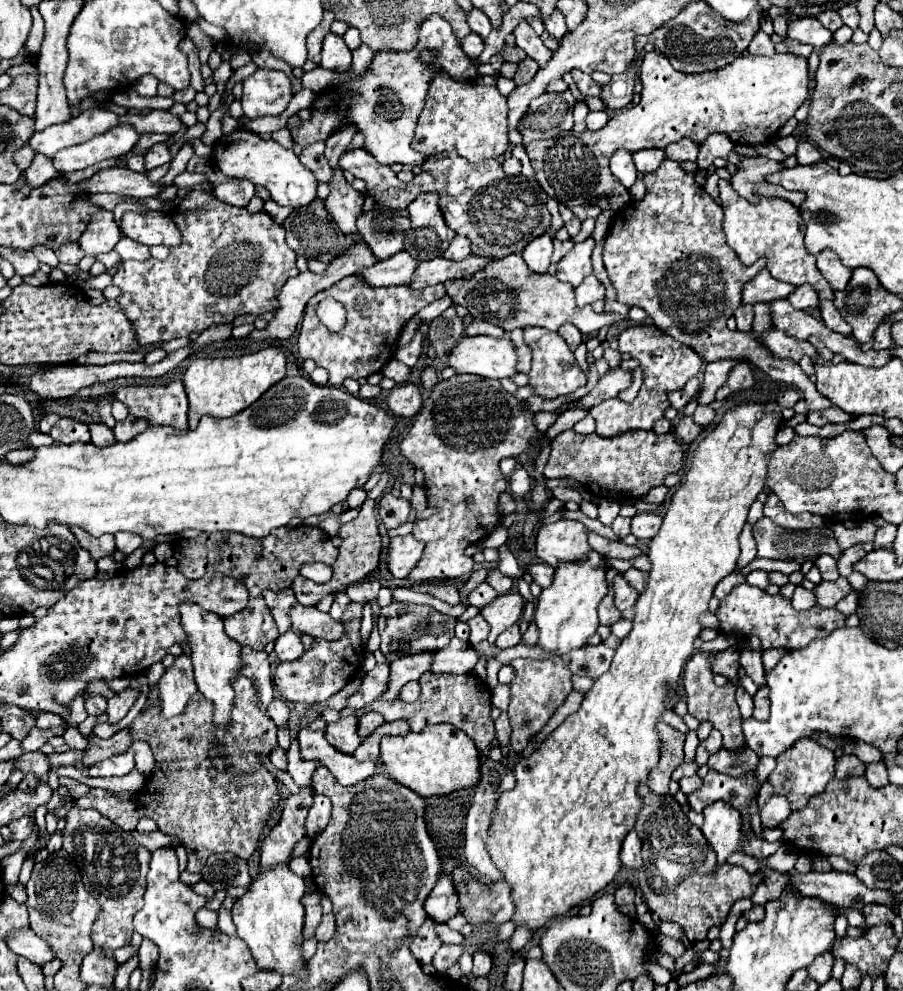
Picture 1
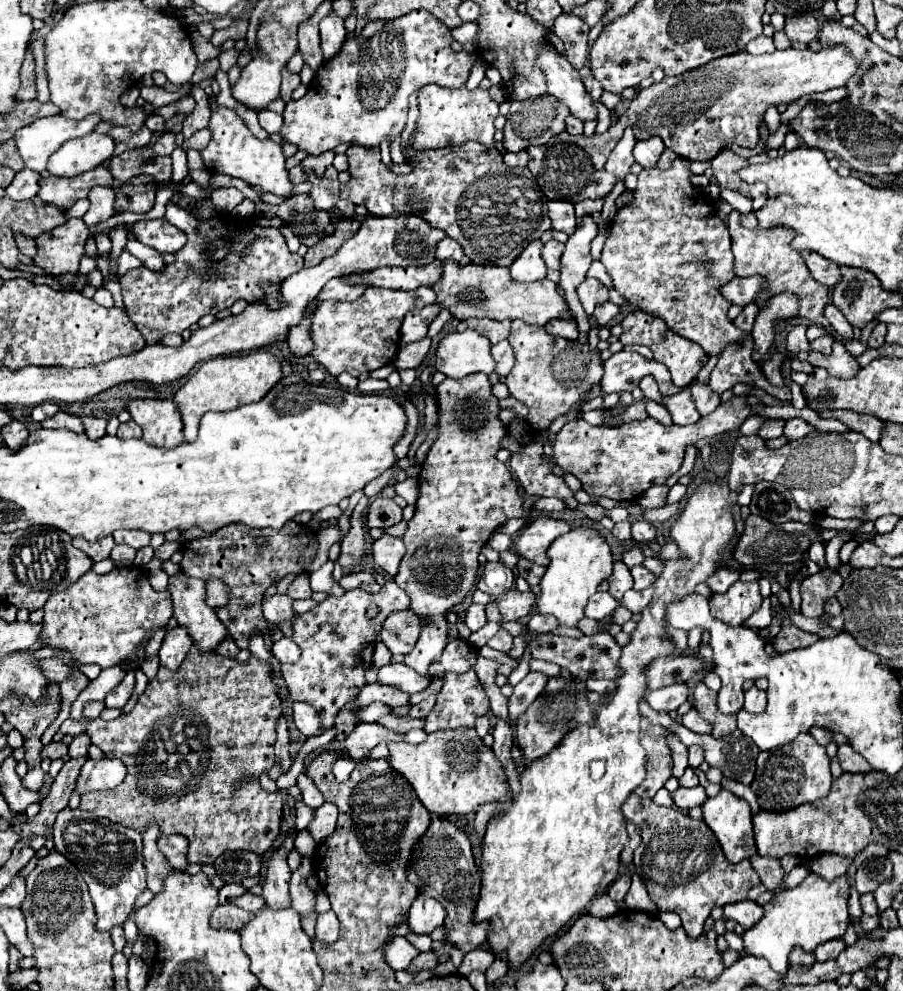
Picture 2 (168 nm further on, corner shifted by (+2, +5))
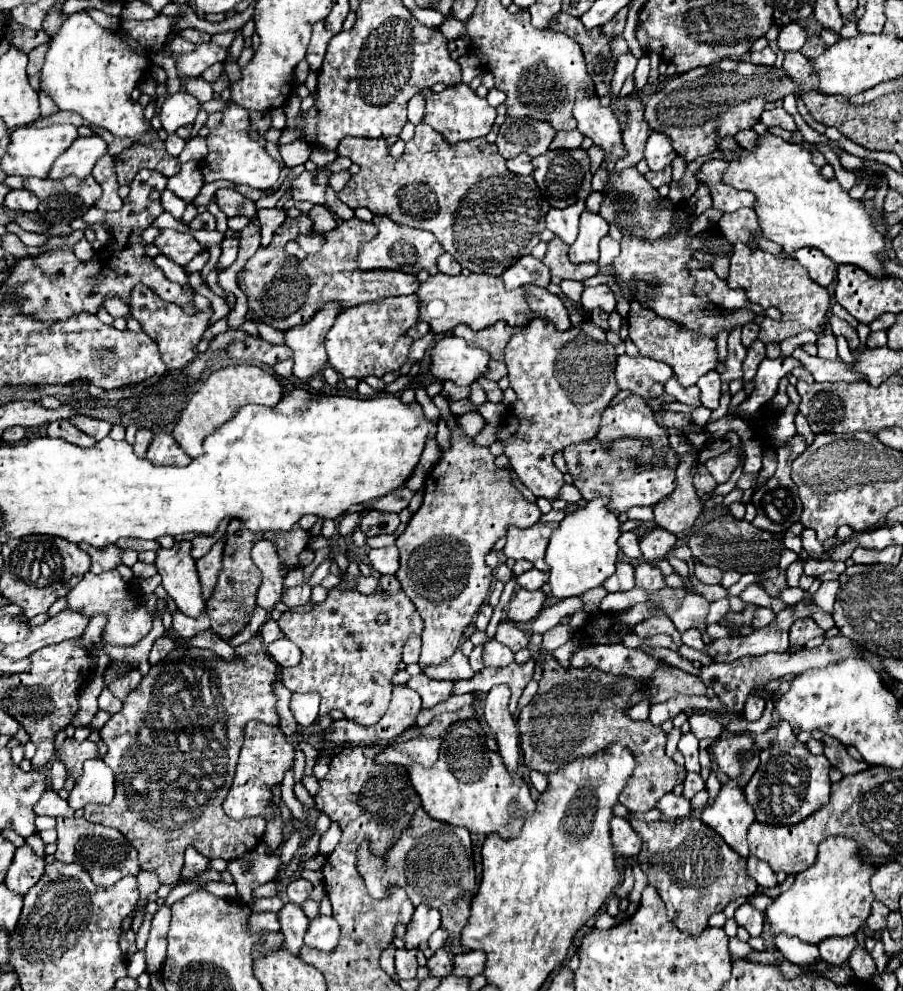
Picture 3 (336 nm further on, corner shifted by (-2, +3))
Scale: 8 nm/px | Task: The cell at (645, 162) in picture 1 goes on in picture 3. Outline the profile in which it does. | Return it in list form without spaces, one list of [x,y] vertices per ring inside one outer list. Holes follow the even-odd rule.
[[[651,133],[645,147],[645,159],[651,171],[663,171],[671,161],[677,157],[675,149],[671,147],[671,139],[663,133]]]

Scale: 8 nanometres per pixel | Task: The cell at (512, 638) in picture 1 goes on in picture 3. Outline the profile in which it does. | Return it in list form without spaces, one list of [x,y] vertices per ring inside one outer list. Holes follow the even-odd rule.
[[[489,641],[483,647],[483,665],[485,667],[507,667],[509,663],[513,663],[513,651],[509,651],[509,647],[505,647],[499,641]]]

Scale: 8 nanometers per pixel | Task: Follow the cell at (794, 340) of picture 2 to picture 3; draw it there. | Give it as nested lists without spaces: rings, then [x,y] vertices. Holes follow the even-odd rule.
[[[797,349],[793,353],[793,357],[797,357],[805,369],[811,371],[811,375],[815,377],[815,381],[823,383],[823,381],[845,381],[845,383],[857,383],[857,381],[865,381],[861,373],[855,373],[847,363],[843,363],[841,359],[835,361],[825,361],[819,357],[811,357],[807,355],[803,349]]]

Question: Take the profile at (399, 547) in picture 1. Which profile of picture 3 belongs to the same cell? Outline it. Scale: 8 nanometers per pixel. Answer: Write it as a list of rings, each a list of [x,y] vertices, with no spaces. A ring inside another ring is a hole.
[[[395,545],[369,551],[369,565],[379,575],[395,575],[399,569],[399,553]]]

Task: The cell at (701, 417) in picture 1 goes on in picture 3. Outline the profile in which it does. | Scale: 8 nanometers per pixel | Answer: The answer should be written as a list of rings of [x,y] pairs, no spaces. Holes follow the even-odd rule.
[[[709,371],[707,375],[703,375],[699,381],[697,381],[697,387],[701,389],[701,403],[707,407],[707,409],[717,409],[719,407],[719,395],[721,395],[721,379],[719,379],[719,373],[717,371]]]

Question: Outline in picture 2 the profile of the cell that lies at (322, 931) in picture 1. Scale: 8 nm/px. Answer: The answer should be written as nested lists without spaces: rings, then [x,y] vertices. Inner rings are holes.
[[[333,911],[319,913],[317,915],[317,927],[315,927],[315,937],[325,941],[325,943],[335,943],[339,935],[339,919]]]

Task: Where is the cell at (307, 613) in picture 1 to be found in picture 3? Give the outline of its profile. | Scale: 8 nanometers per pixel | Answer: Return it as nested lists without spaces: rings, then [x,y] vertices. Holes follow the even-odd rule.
[[[257,541],[257,545],[253,545],[251,559],[263,575],[263,581],[257,591],[257,605],[267,611],[273,611],[275,603],[281,601],[283,579],[285,579],[287,571],[283,567],[283,563],[279,561],[275,545],[271,541]]]

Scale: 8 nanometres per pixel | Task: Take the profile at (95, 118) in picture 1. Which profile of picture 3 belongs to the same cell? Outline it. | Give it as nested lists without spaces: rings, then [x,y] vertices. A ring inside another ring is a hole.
[[[49,125],[49,127],[19,127],[11,133],[11,143],[5,151],[5,157],[1,161],[1,169],[7,175],[19,175],[19,177],[39,177],[45,179],[49,175],[49,169],[53,161],[77,139],[77,127],[75,125]]]

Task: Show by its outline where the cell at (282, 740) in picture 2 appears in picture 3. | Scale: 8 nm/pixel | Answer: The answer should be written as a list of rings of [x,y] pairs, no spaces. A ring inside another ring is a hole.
[[[297,877],[297,879],[293,879],[293,881],[287,885],[287,897],[289,897],[291,903],[301,905],[301,903],[311,895],[311,889],[313,889],[313,885],[311,885],[309,881]]]

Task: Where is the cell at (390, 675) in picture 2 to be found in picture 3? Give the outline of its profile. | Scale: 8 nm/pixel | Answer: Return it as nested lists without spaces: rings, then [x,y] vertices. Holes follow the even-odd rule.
[[[423,673],[411,677],[407,685],[421,695],[423,709],[433,709],[437,703],[441,703],[453,695],[453,683],[451,681],[433,681],[433,679],[425,677]]]

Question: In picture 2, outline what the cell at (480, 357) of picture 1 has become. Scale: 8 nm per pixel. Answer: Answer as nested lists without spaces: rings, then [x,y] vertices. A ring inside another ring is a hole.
[[[473,329],[451,333],[437,347],[435,367],[451,379],[461,379],[471,373],[491,375],[495,371],[491,341]]]

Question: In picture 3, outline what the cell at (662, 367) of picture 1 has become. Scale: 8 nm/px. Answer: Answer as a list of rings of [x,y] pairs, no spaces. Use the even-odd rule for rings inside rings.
[[[631,303],[631,311],[627,317],[629,323],[629,337],[639,347],[639,353],[649,359],[657,359],[663,363],[669,363],[679,381],[685,387],[691,387],[697,383],[697,379],[709,371],[713,371],[719,363],[717,359],[717,345],[715,339],[705,337],[697,331],[691,331],[671,319],[663,319],[659,315],[653,315],[651,309],[643,309],[637,303]]]

